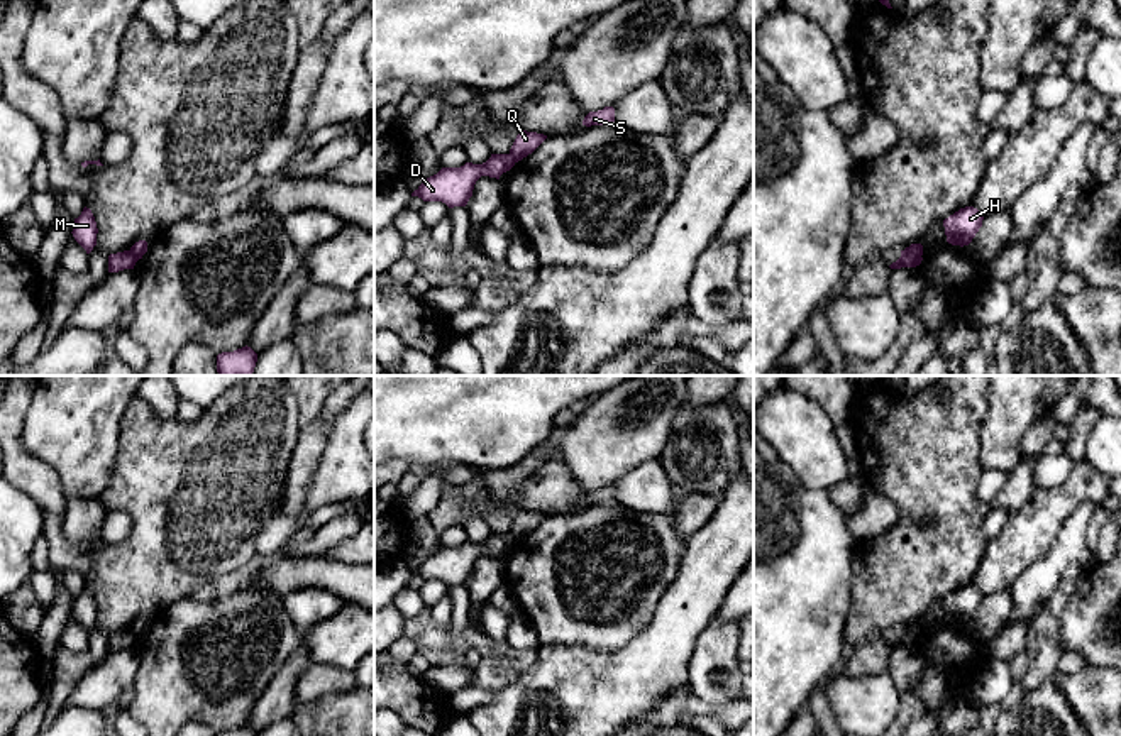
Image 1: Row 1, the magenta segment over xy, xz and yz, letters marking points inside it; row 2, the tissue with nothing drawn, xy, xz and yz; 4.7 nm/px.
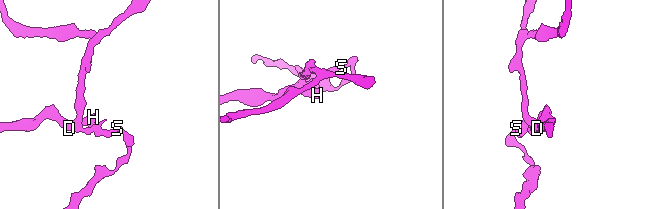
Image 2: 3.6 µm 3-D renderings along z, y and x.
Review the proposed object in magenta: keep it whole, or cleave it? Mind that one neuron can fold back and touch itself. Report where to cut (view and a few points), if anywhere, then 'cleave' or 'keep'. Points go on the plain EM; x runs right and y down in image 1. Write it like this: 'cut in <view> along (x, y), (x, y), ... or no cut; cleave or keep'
cut in xy along (129, 630), (136, 640); cleave

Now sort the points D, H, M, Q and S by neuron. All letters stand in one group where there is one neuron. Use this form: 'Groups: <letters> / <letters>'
Groups: D H M / Q S

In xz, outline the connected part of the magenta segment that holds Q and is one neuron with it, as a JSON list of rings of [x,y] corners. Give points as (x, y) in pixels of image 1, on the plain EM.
[[[520,509],[510,528],[510,535],[518,541],[532,533],[545,518],[547,514],[544,513]]]

